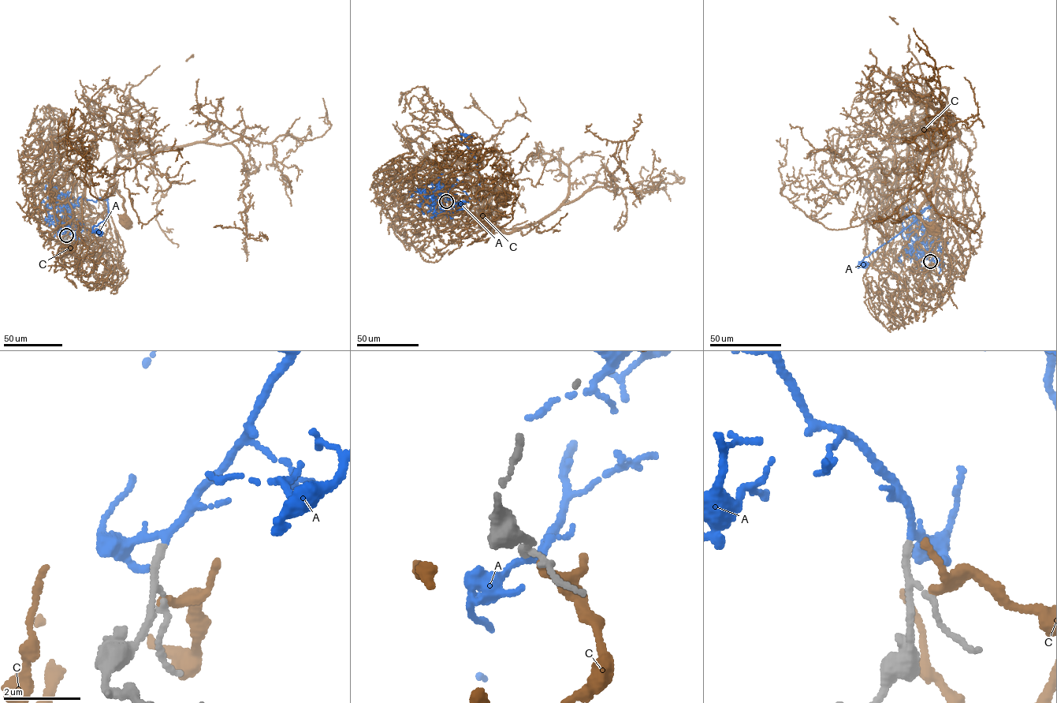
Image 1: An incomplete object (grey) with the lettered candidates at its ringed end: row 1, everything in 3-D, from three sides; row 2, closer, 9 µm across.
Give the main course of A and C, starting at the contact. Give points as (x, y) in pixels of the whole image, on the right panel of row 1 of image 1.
A: (930, 262), (913, 250), (909, 227), (899, 218), (915, 217), (930, 206), (857, 267), (864, 265)
C: (931, 263), (939, 259), (941, 231), (927, 162), (939, 119), (929, 115), (936, 186), (918, 213), (933, 228)

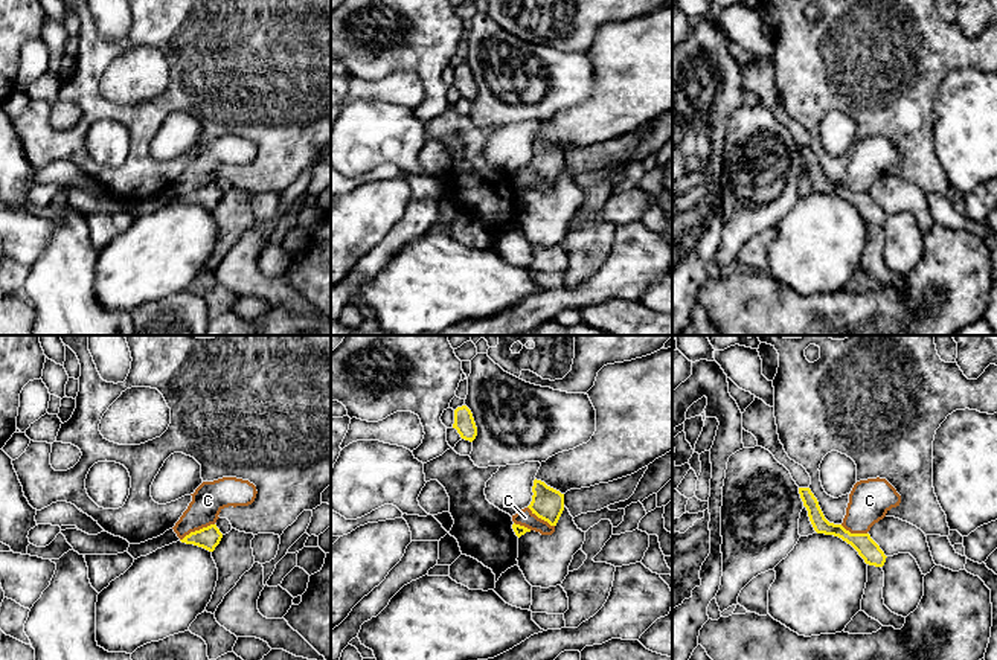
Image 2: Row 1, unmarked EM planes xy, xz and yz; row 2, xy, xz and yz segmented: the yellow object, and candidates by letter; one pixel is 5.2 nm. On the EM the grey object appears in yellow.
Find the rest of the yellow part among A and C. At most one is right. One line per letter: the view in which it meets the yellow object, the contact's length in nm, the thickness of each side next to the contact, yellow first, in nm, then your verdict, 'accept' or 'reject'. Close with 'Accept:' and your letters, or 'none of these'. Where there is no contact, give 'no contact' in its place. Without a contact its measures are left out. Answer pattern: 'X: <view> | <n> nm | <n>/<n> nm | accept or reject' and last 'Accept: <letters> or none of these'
A: no contact | accept
C: xy | 200 nm | 120/170 nm | reject
Accept: A

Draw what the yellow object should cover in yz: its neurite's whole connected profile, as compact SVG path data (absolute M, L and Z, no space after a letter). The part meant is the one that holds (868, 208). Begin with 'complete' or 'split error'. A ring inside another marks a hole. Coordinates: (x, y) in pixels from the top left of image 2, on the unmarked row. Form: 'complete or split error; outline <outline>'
complete; outline M799 146L803 165L808 169L809 180L817 192L834 194L851 203L866 223L883 226L886 221L886 213L880 204L870 197L869 192L851 192L842 183L829 181L814 152L809 146Z

